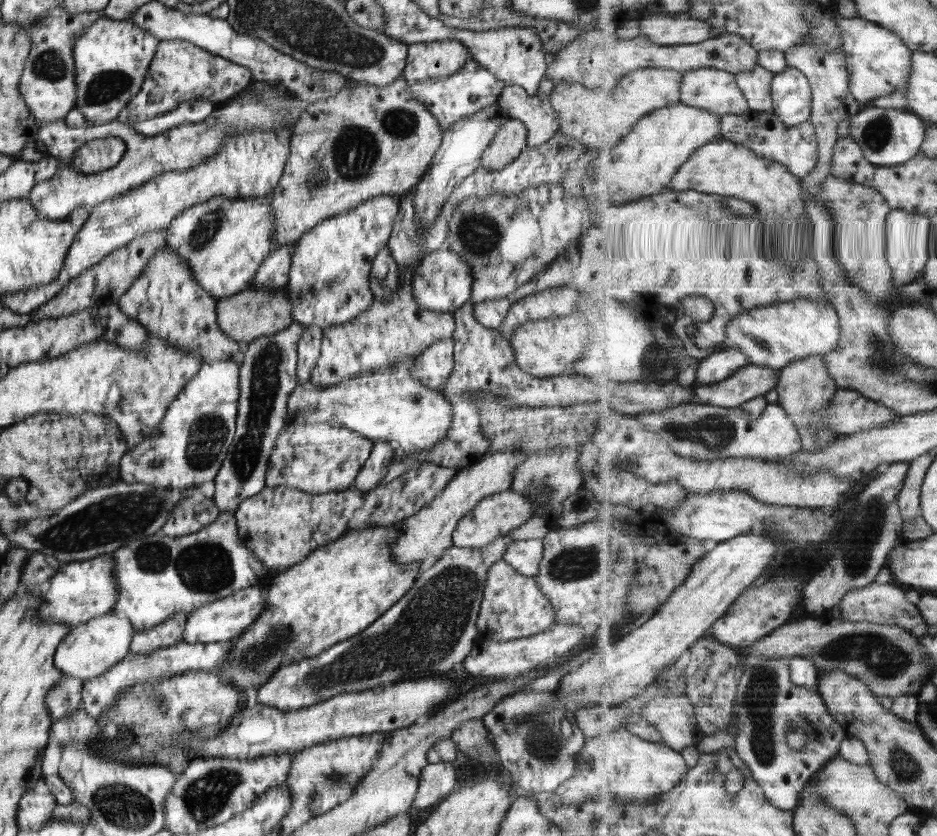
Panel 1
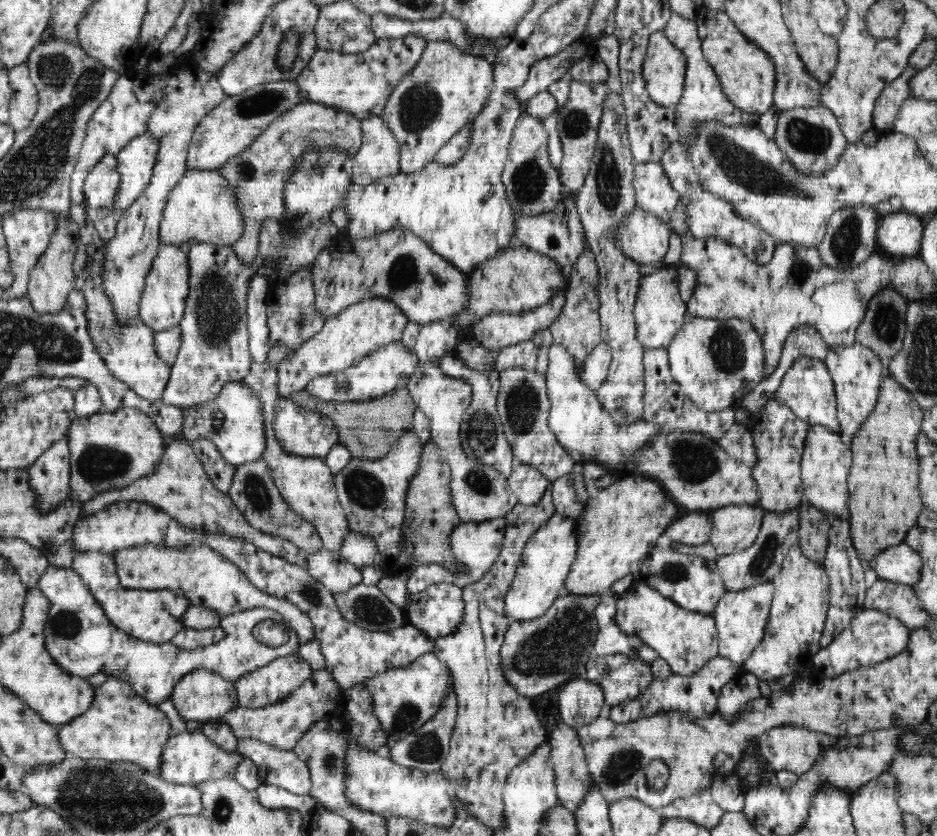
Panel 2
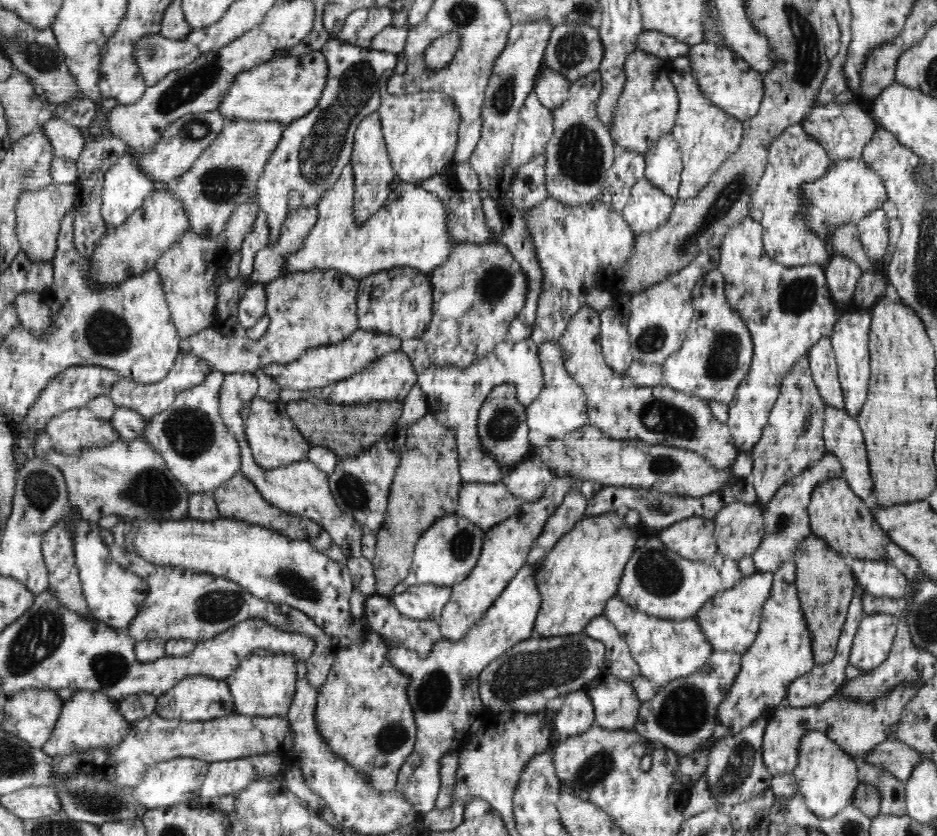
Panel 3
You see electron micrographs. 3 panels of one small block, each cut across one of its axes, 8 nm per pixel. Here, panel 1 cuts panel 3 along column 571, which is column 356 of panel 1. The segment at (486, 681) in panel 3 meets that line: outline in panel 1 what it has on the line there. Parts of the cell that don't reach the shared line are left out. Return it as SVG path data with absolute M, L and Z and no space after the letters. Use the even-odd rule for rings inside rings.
M503 535L482 550L450 546L438 562L420 572L412 588L368 628L324 649L316 656L294 661L257 690L257 702L293 711L324 702L336 694L380 688L397 681L443 675L463 662L479 639L476 621L488 569L503 558L512 539Z

